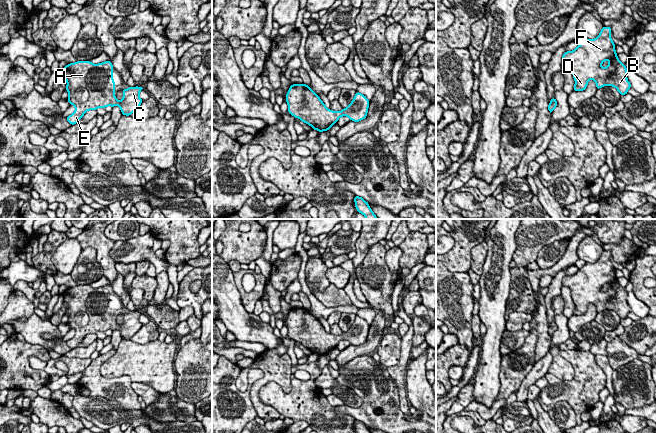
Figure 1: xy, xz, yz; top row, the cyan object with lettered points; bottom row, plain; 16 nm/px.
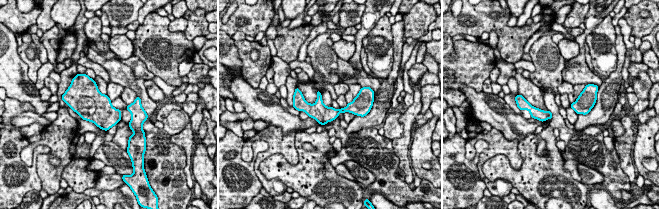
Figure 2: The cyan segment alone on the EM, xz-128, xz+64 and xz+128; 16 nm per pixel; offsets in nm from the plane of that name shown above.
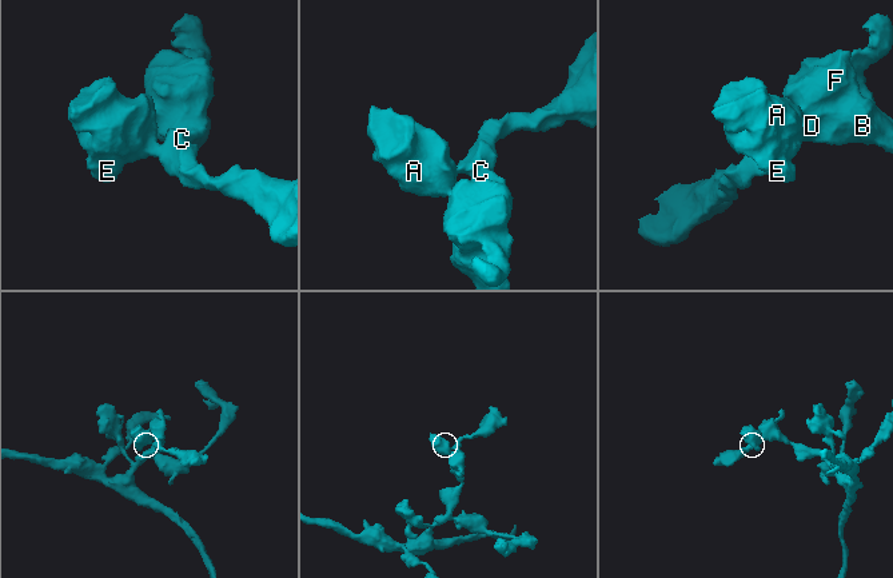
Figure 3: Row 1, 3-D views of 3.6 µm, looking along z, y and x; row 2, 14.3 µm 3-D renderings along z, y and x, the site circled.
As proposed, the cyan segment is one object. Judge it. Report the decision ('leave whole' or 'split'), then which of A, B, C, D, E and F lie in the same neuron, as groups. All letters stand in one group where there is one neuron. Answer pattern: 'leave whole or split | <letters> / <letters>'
leave whole | A B C D E F

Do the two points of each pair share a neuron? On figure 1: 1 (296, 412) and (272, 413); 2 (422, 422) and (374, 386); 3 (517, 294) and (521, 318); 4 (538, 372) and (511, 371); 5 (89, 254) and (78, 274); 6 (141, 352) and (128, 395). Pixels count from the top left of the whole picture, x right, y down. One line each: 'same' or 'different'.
1: different
2: same
3: different
4: different
5: same
6: different

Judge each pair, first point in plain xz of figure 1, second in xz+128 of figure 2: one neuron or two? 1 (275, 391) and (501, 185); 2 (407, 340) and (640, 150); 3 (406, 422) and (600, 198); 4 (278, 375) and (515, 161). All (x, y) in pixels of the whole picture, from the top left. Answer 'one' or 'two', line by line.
1: two
2: two
3: two
4: one

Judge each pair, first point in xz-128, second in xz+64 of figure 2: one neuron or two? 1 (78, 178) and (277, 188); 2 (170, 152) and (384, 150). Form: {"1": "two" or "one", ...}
{"1": "two", "2": "one"}

